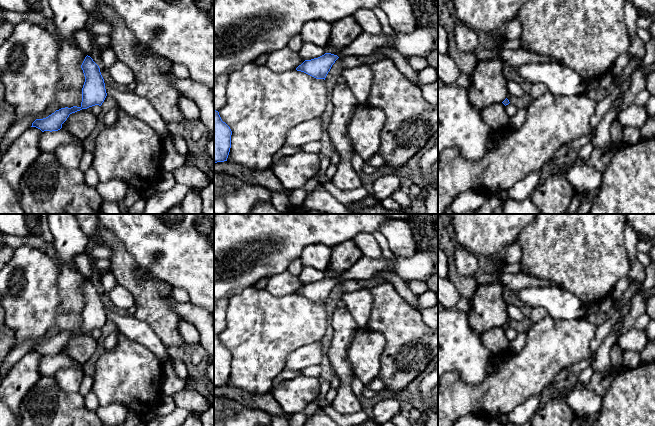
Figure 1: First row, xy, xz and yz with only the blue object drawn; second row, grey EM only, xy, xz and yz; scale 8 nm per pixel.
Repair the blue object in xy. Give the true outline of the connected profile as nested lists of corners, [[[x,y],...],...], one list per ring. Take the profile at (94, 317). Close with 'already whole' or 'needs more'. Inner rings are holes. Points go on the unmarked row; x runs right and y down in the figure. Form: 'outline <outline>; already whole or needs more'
outline [[[87,279],[81,289],[81,292],[85,300],[85,306],[82,312],[81,330],[73,330],[71,332],[65,331],[56,334],[46,342],[36,343],[32,347],[31,351],[36,351],[42,356],[58,355],[62,352],[62,348],[67,344],[70,338],[95,329],[102,329],[107,317],[99,290],[90,280]]]; already whole

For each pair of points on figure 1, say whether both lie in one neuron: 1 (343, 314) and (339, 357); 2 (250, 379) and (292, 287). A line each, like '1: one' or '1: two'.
1: one
2: two

